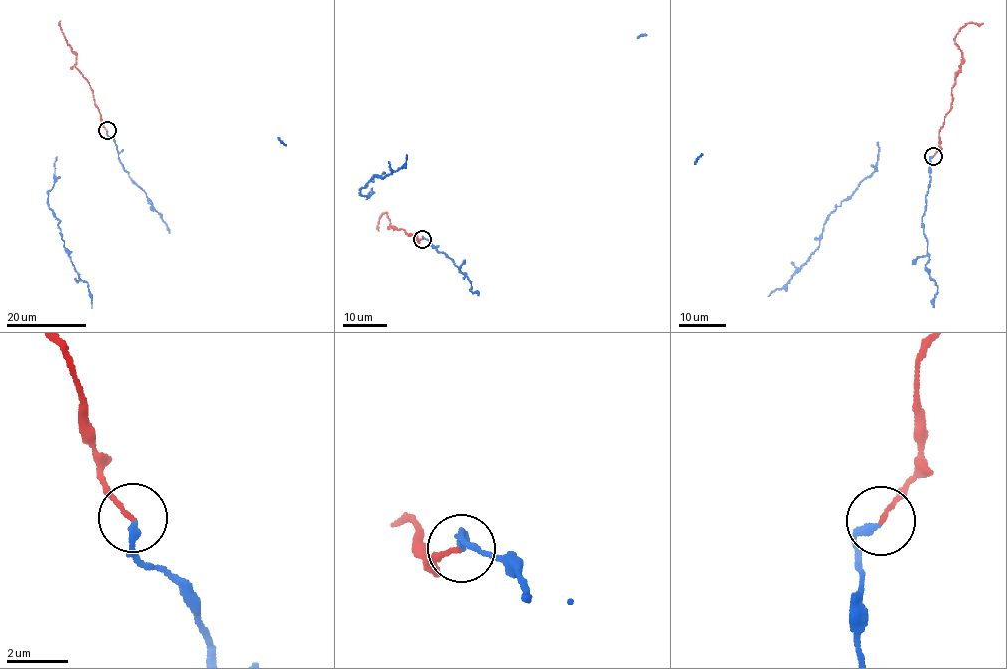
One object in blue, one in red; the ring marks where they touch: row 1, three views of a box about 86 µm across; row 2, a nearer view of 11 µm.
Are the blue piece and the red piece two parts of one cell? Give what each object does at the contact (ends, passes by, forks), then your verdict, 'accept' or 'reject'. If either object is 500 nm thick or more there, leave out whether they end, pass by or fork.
blue ends there; red ends there; accept

